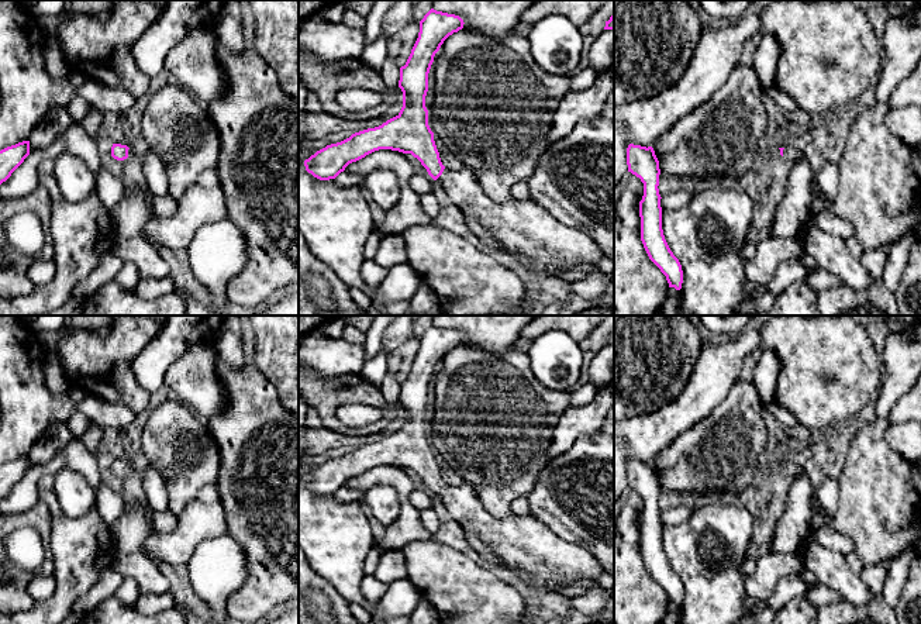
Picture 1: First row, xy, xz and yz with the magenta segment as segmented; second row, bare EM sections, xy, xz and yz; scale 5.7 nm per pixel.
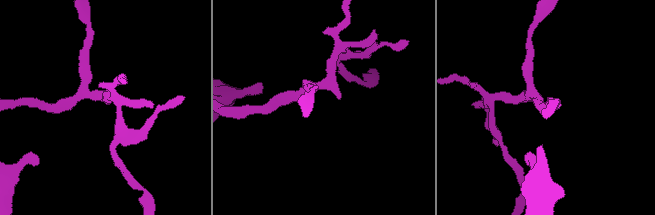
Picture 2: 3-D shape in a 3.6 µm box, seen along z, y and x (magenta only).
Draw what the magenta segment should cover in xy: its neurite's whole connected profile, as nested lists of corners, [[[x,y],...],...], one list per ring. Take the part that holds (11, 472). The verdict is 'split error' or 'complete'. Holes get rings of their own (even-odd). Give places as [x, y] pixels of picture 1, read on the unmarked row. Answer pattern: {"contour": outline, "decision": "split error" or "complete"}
{"contour": [[[23,456],[0,466],[0,500],[11,492],[28,470],[30,456]]], "decision": "complete"}

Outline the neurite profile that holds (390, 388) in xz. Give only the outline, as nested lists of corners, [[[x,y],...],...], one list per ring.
[[[391,373],[386,375],[379,389],[387,404],[394,404],[399,401],[400,383],[393,377]]]

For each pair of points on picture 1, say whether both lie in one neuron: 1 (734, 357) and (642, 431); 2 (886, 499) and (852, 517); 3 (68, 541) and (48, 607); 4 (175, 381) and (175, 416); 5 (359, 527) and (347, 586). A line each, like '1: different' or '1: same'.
1: same
2: same
3: same
4: different
5: same

